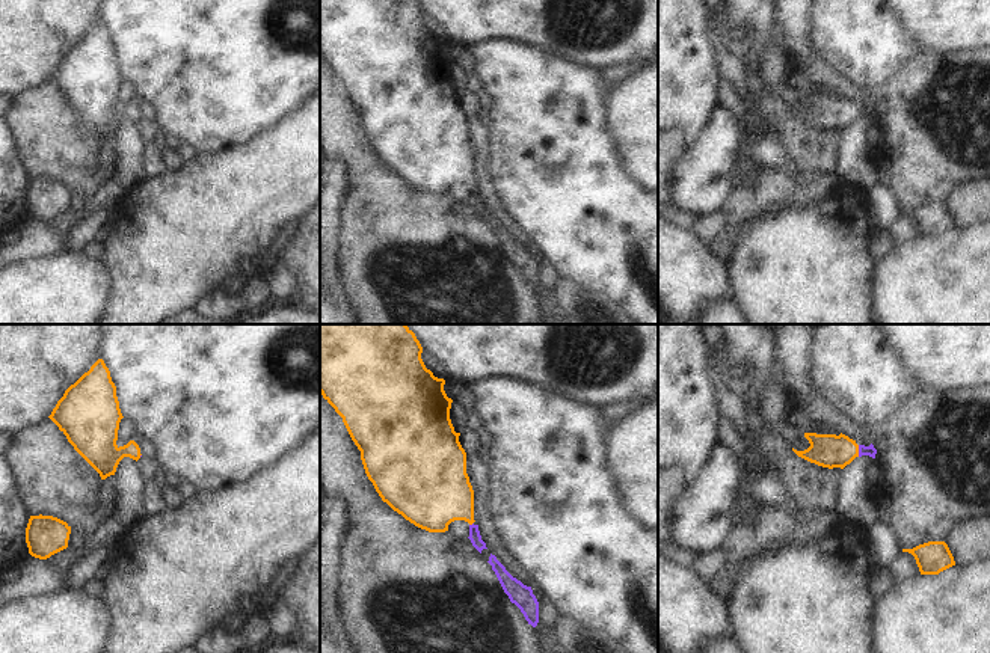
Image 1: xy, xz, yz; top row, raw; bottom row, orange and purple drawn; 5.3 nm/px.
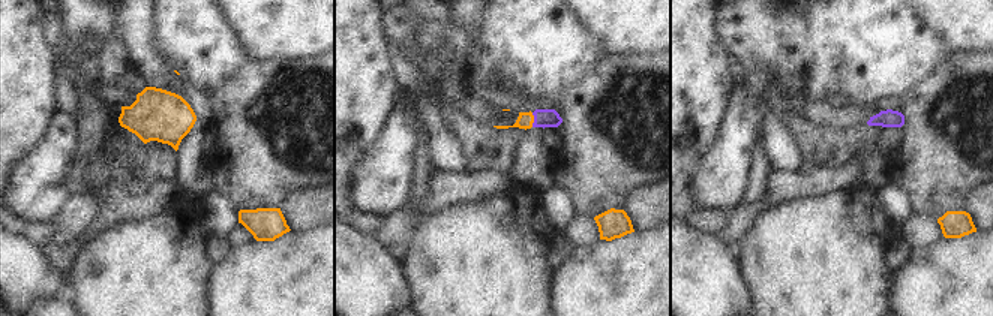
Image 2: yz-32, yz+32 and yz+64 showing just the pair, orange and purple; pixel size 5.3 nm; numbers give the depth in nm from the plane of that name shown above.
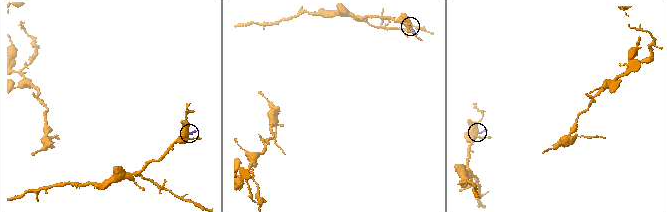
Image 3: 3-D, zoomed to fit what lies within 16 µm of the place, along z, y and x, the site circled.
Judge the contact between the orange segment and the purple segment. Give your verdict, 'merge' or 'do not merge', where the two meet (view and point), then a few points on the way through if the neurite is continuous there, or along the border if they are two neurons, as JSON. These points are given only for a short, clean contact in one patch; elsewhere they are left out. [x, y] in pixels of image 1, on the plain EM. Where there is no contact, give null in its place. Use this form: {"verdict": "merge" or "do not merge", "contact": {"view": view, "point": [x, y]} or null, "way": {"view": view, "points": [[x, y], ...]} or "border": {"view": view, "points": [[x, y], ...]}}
{"verdict": "merge", "contact": {"view": "yz", "point": [857, 113]}, "way": {"view": "yz", "points": [[830, 113], [857, 113], [871, 113]]}}

